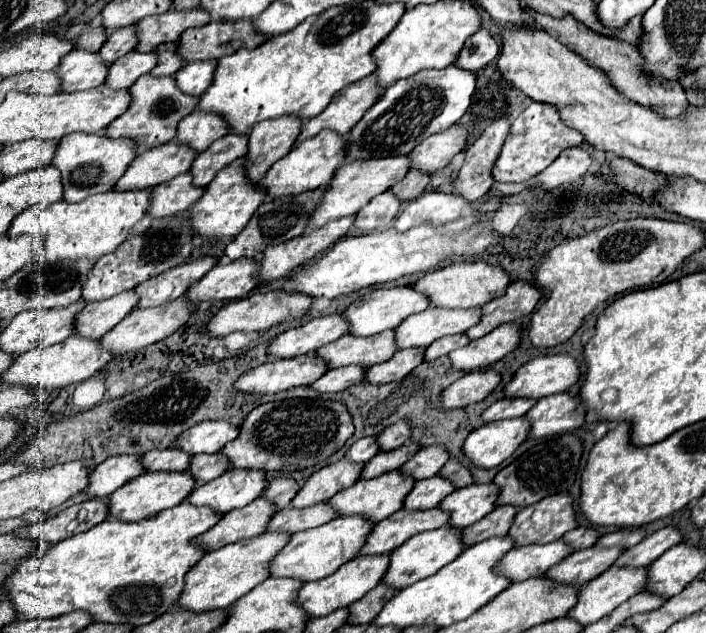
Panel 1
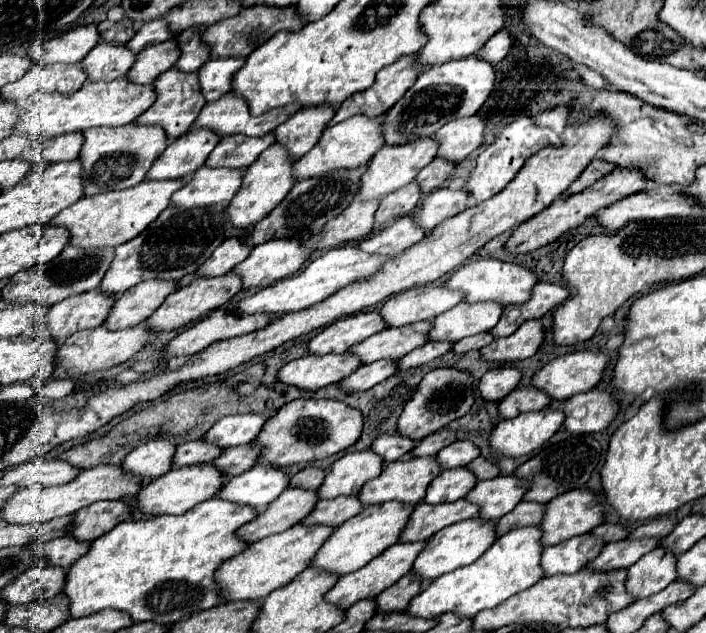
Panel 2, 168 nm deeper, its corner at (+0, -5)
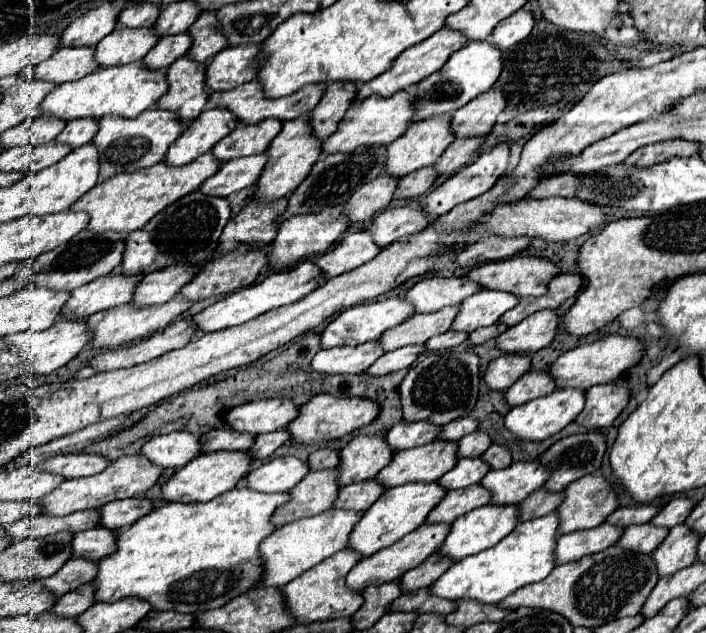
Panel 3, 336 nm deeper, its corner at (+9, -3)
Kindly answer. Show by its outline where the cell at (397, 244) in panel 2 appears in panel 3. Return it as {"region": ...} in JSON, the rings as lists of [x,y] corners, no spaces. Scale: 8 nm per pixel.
{"region":[[[359,230],[359,232],[345,234],[333,250],[313,258],[313,262],[317,262],[321,270],[325,268],[325,274],[333,278],[373,260],[381,250],[383,248],[371,240],[369,230]]]}

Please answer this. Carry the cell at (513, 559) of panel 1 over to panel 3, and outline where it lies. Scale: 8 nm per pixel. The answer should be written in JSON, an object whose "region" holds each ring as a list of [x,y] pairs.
{"region":[[[607,522],[591,530],[563,534],[557,538],[557,548],[553,552],[555,564],[567,564],[567,562],[581,560],[583,556],[597,554],[609,548],[621,534],[623,534],[623,528],[611,526]]]}

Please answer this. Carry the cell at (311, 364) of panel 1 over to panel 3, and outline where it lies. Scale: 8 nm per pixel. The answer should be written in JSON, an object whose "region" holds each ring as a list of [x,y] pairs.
{"region":[[[377,342],[319,350],[311,360],[311,370],[317,374],[361,374],[381,354],[383,350]]]}

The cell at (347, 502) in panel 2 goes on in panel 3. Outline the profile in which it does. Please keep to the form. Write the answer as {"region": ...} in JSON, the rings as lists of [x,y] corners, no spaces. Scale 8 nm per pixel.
{"region":[[[373,480],[349,484],[349,486],[339,488],[339,494],[337,494],[337,498],[335,498],[331,508],[365,512],[383,492],[385,490],[381,490],[381,486],[377,486],[377,482],[373,482]]]}

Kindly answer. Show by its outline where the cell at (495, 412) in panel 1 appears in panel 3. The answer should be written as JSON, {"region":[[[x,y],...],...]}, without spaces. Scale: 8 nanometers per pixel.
{"region":[[[527,372],[525,376],[521,376],[511,388],[505,390],[503,400],[509,406],[521,406],[525,402],[531,402],[535,398],[547,396],[555,390],[553,380],[549,378],[549,374],[543,372]]]}

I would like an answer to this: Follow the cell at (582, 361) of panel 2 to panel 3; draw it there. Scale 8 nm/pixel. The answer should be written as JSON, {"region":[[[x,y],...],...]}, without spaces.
{"region":[[[607,336],[603,340],[577,346],[565,354],[561,354],[553,366],[547,370],[551,378],[555,380],[557,388],[579,388],[587,390],[595,384],[607,384],[619,378],[625,370],[635,366],[643,354],[643,344],[639,344],[635,338],[623,338],[623,336]]]}

